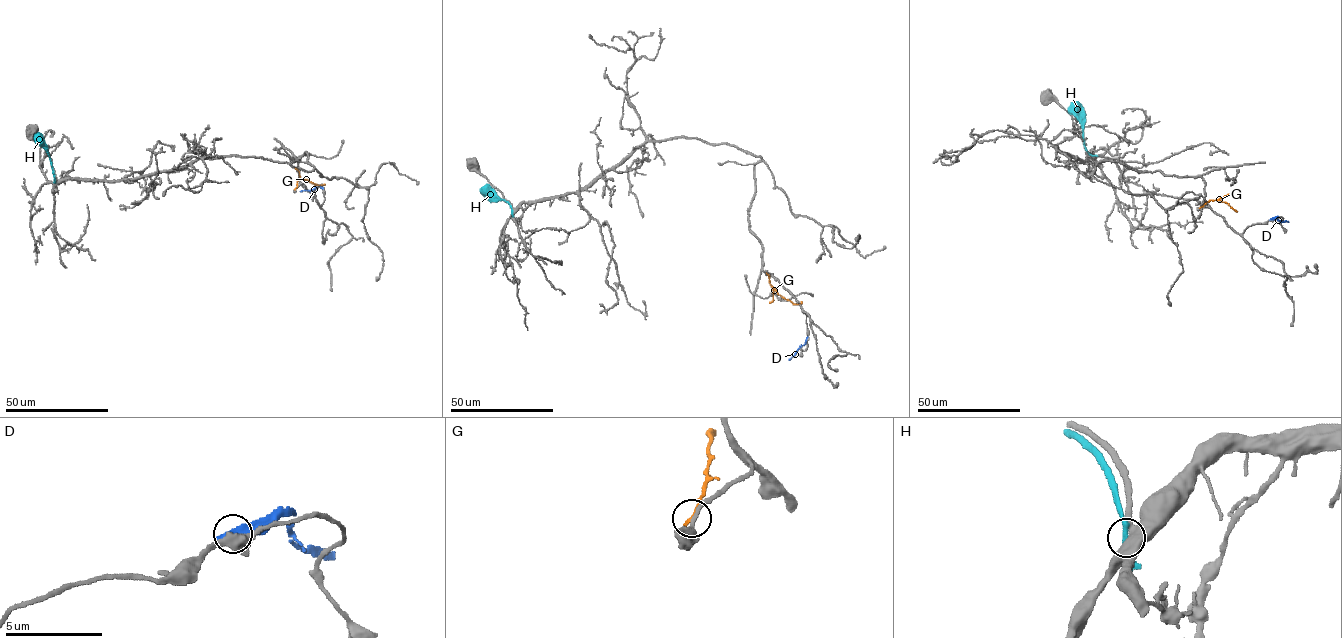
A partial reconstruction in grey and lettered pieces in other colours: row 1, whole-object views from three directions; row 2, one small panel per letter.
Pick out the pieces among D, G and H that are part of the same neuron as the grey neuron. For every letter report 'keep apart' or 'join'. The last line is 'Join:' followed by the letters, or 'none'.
D: keep apart
G: keep apart
H: keep apart
Join: none

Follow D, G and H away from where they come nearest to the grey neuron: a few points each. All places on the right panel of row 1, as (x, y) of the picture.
D: (1271, 219), (1277, 217), (1278, 220), (1287, 221)
G: (1200, 207), (1210, 200), (1220, 200), (1235, 211)
H: (1094, 156), (1085, 147), (1083, 128), (1074, 105), (1074, 110)

